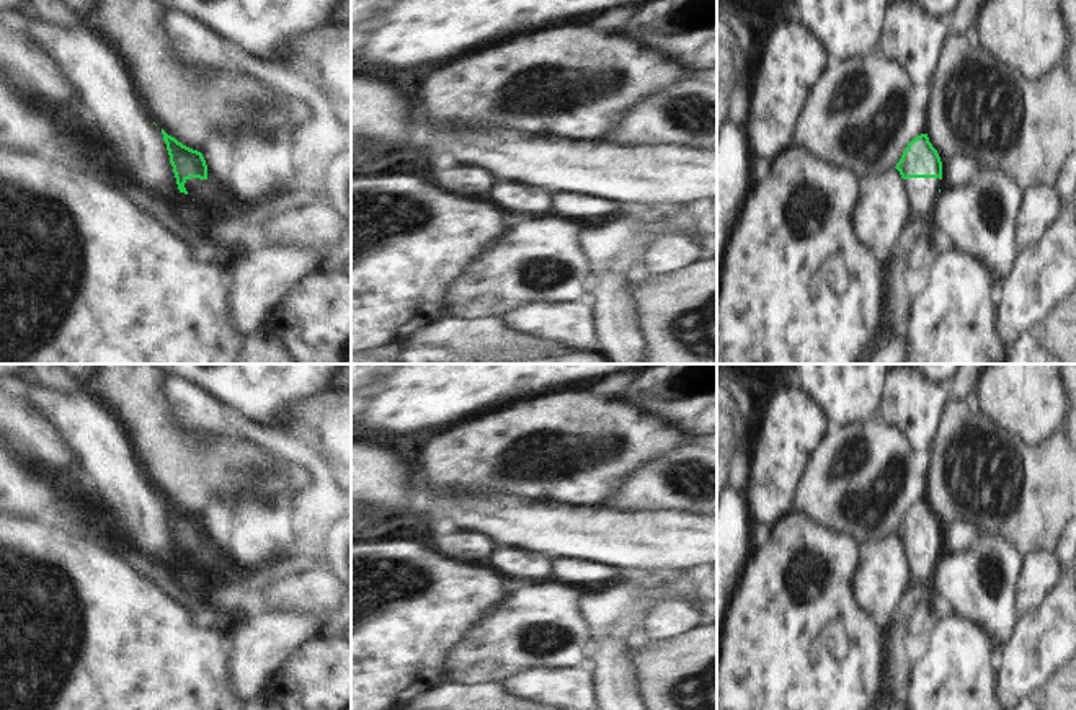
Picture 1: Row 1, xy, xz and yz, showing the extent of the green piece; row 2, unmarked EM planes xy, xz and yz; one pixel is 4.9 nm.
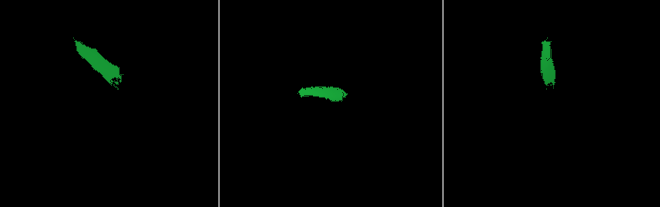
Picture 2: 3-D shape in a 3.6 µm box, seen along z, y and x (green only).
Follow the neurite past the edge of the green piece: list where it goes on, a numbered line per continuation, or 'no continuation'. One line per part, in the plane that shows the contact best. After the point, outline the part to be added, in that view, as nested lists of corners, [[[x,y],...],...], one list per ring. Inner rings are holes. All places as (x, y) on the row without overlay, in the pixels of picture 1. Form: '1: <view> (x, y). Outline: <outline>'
1: yz (921, 557). Outline: [[[908,544],[905,545],[911,579],[923,583],[932,592],[932,579],[942,545],[939,544]]]

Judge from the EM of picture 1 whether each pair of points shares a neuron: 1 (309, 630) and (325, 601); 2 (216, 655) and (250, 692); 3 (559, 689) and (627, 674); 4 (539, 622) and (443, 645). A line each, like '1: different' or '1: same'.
1: different
2: different
3: different
4: different

